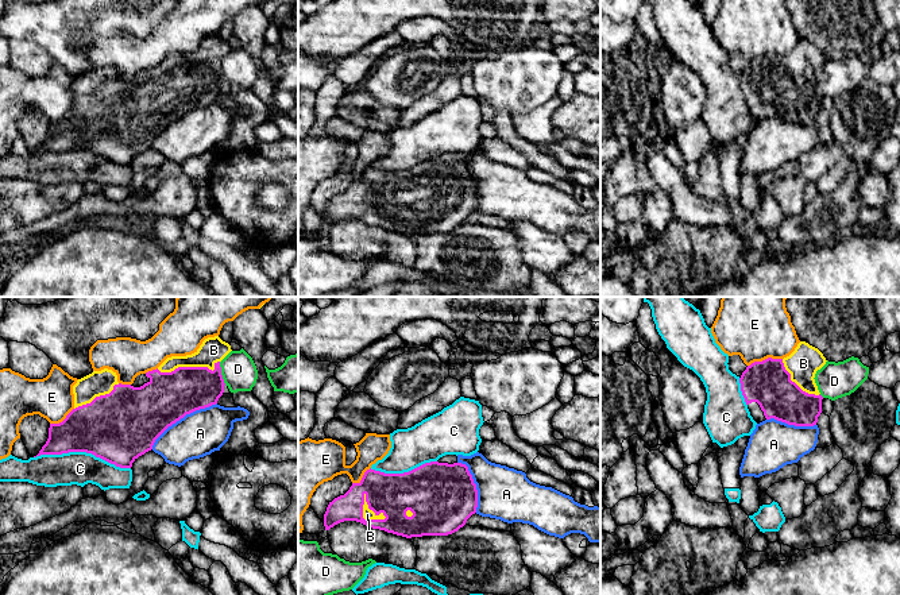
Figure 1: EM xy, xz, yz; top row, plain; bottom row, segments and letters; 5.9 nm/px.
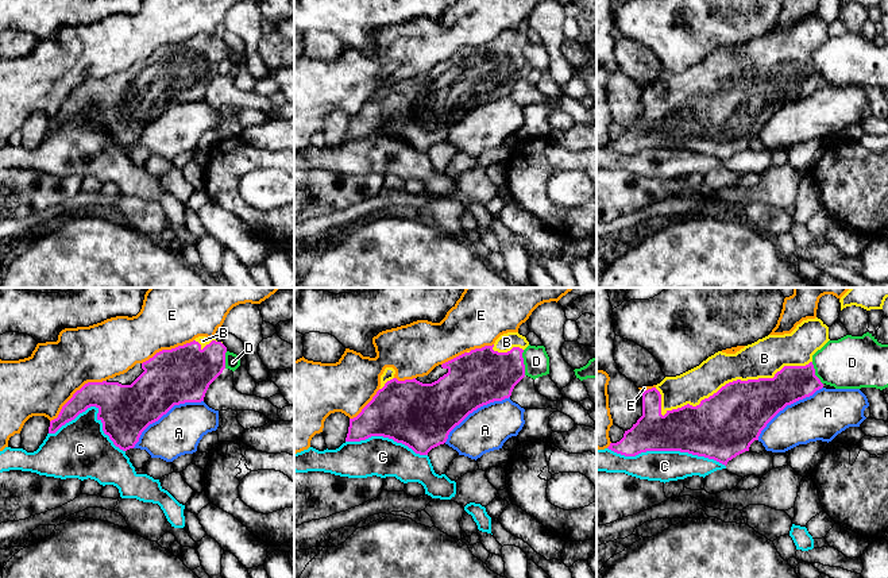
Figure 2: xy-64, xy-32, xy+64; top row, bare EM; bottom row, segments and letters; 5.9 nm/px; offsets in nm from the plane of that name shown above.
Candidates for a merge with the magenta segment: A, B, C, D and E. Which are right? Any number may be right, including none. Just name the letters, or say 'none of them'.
B

